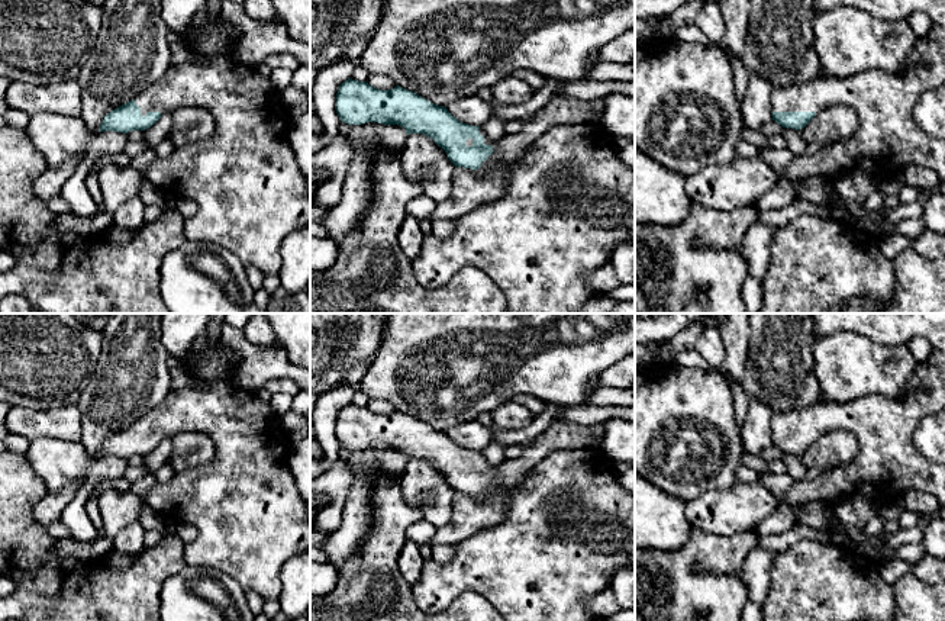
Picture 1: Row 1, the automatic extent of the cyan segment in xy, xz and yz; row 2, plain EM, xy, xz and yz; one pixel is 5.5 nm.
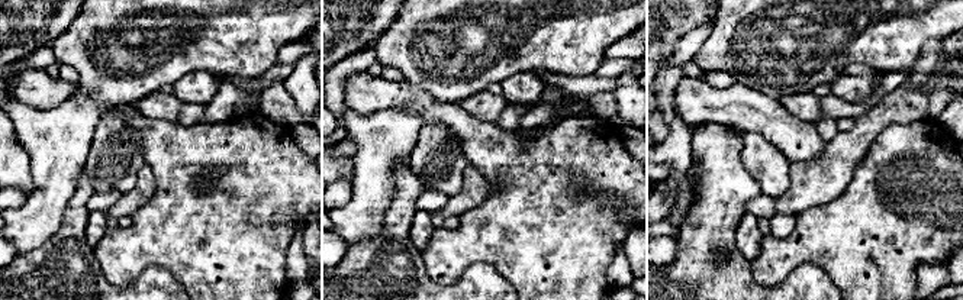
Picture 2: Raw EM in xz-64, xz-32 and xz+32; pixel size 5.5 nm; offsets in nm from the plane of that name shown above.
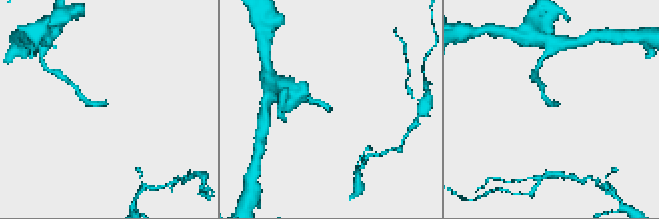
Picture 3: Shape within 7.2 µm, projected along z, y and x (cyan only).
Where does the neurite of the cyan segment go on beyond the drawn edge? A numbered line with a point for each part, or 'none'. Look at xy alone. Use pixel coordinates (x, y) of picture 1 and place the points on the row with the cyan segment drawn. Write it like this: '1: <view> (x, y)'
1: xy (245, 180)

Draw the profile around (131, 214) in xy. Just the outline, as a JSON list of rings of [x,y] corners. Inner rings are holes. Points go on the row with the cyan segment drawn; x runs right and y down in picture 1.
[[[138,196],[123,202],[113,213],[113,223],[128,229],[139,229],[145,223],[143,202]]]

